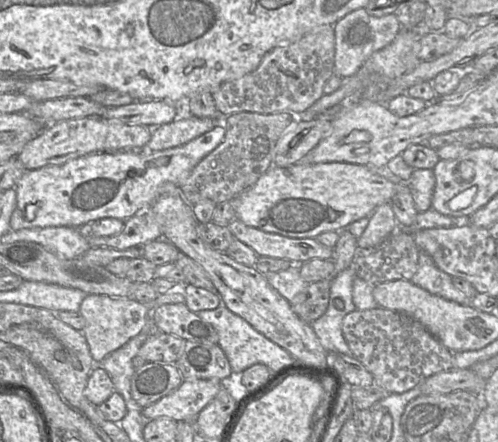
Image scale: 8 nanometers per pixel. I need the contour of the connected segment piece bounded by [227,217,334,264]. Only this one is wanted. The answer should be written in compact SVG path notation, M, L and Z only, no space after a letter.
M234 218L227 228L233 236L252 248L259 256L289 260L301 264L311 259L332 259L333 250L321 244L316 238L289 238L247 226Z

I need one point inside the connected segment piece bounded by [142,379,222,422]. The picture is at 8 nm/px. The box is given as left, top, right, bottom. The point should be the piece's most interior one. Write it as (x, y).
(183, 404)

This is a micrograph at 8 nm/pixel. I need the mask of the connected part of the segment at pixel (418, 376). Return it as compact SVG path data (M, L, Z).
M382 307L367 310L356 309L344 317L342 332L353 357L373 375L375 385L385 389L388 393L404 393L437 373L453 369L453 353L423 325L407 314Z

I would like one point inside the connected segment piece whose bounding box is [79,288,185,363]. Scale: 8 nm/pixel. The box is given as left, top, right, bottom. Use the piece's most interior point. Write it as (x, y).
(110, 322)

